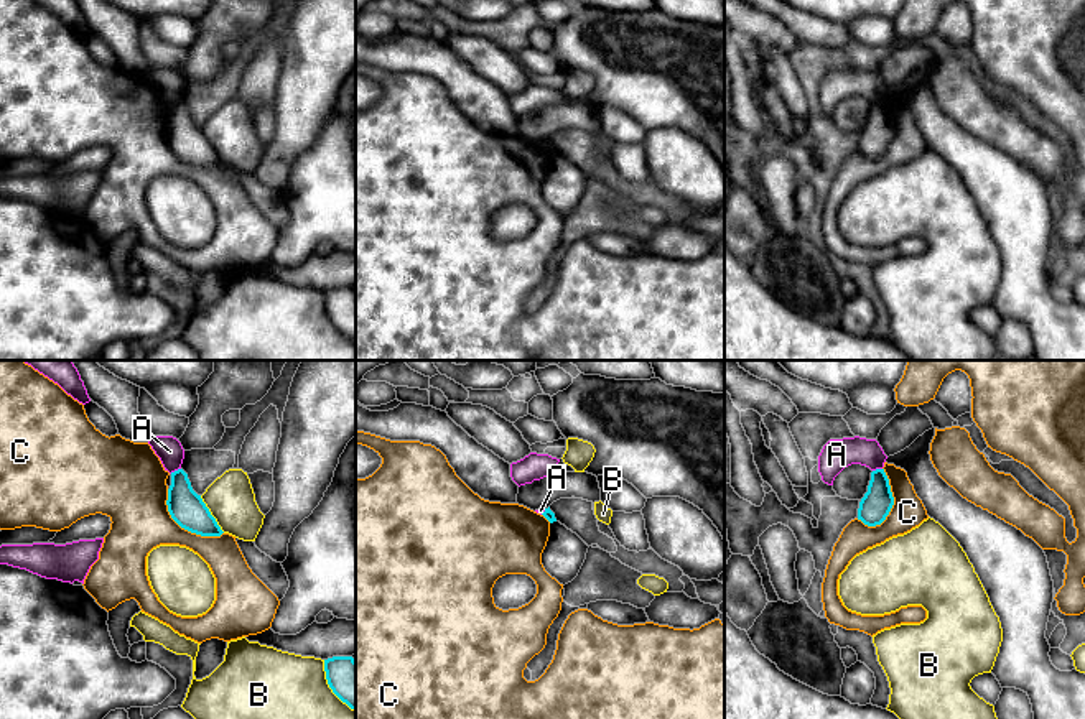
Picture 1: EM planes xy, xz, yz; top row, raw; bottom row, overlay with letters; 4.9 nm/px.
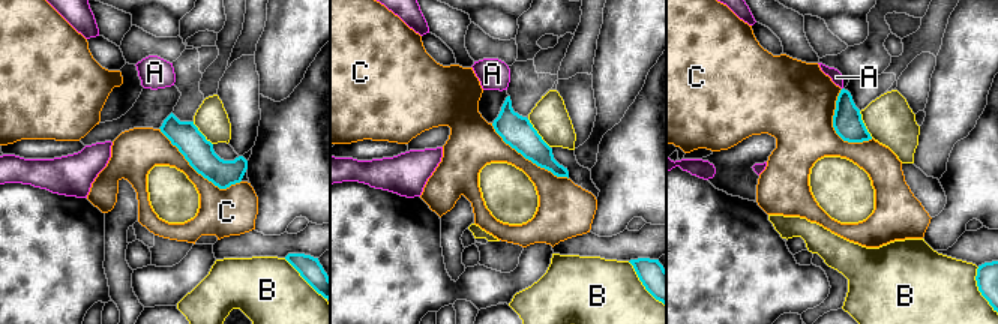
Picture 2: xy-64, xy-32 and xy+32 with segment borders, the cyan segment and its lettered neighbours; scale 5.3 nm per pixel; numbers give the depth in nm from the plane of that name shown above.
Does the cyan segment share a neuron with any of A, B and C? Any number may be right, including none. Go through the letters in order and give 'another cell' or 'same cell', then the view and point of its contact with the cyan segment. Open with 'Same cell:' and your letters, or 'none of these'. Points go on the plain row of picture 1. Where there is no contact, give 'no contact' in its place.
Same cell: none of these
A: another cell; contact xy (175, 102)
B: another cell; contact xy (209, 145)
C: another cell; contact xy (183, 158)

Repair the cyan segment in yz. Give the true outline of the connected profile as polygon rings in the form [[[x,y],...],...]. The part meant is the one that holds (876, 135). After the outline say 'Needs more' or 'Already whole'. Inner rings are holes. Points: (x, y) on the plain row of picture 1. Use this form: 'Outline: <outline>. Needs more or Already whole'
Outline: [[[884,100],[873,102],[868,123],[859,133],[858,151],[868,158],[881,156],[892,137],[894,128]]]. Already whole

